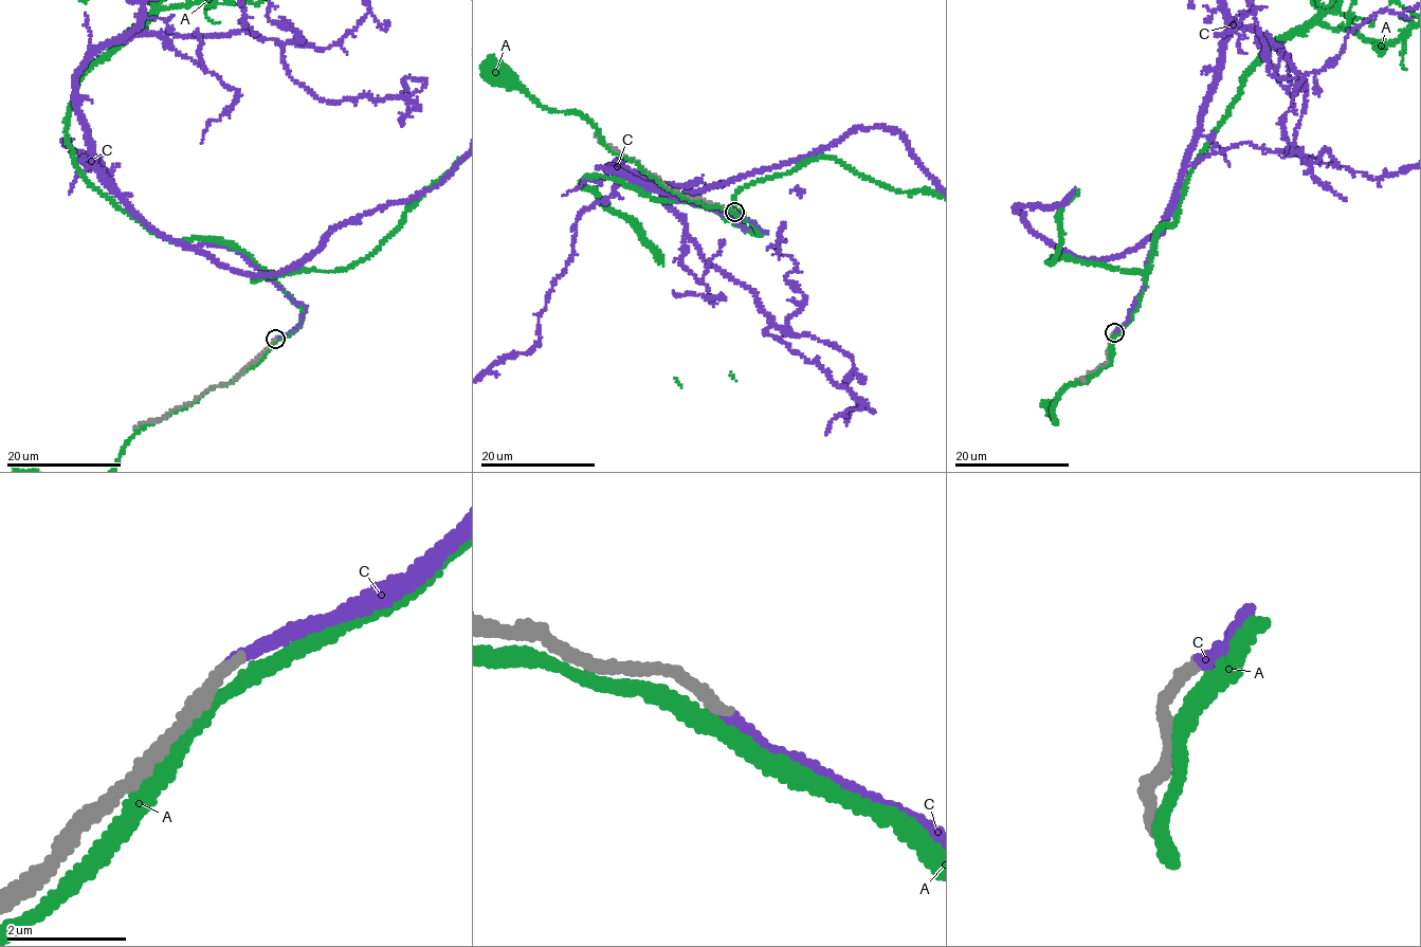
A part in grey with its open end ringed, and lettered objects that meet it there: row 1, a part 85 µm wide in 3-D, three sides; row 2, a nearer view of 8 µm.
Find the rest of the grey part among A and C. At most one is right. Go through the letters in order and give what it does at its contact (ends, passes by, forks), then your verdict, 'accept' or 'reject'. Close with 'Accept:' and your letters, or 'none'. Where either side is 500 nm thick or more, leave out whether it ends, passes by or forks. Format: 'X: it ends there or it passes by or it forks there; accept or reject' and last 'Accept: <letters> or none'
A: it passes by; reject
C: it ends there; accept
Accept: C

